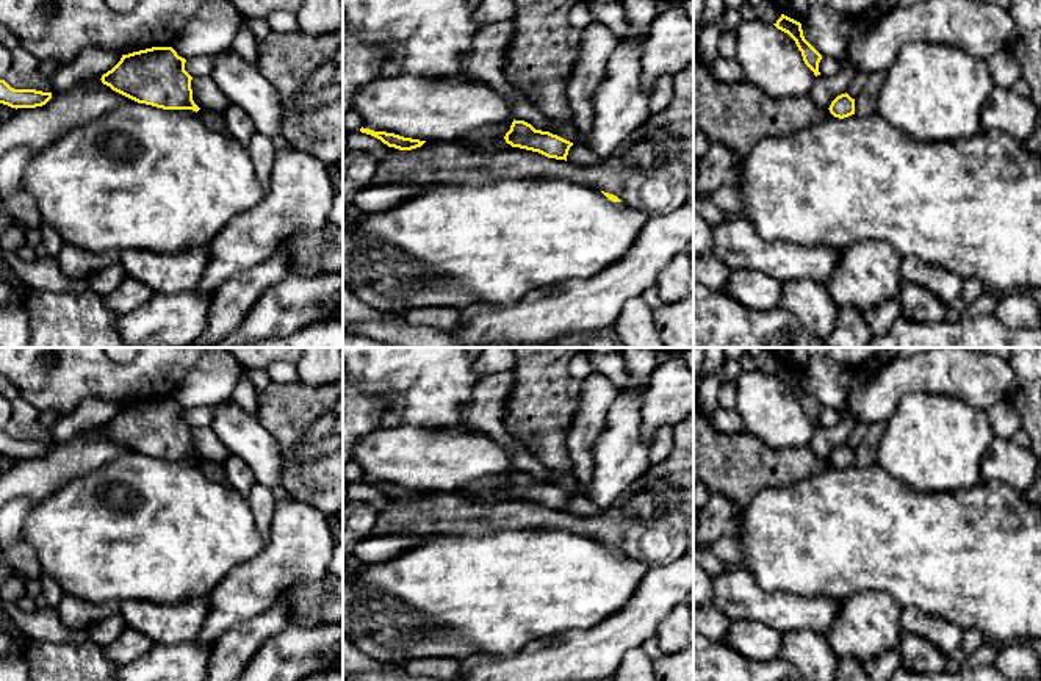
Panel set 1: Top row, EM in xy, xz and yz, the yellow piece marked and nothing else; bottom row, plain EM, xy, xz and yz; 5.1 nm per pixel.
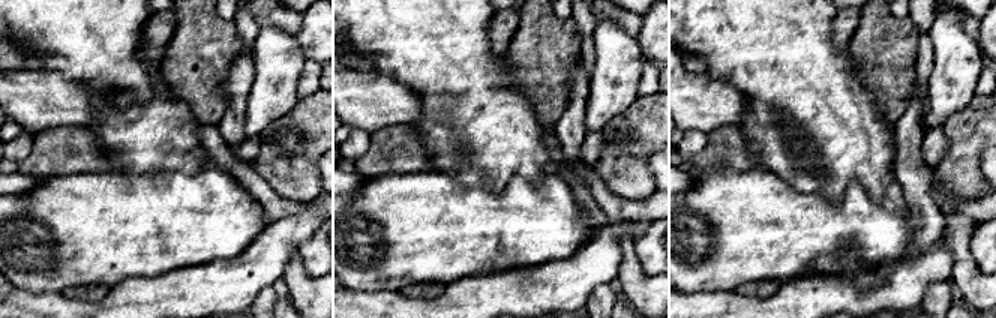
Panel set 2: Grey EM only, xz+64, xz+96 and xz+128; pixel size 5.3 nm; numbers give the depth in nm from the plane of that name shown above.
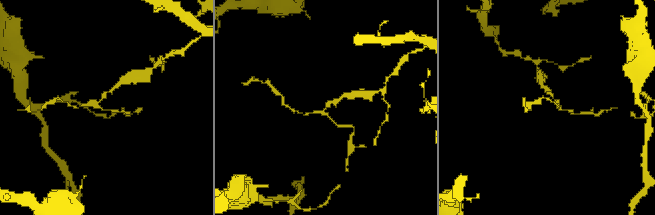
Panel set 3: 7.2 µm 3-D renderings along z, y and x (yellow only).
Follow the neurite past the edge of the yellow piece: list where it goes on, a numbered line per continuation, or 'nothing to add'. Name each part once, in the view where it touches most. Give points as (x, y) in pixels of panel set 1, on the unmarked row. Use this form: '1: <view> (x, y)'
nothing to add

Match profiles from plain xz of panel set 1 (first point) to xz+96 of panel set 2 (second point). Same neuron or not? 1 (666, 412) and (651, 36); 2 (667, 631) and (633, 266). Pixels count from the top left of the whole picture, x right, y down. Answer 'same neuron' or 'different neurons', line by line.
1: same neuron
2: different neurons

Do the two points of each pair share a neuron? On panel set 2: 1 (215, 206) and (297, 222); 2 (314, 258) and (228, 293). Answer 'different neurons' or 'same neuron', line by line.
1: different neurons
2: different neurons

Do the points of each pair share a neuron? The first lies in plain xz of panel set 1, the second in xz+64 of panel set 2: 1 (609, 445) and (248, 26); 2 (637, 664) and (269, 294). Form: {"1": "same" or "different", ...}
{"1": "different", "2": "different"}

